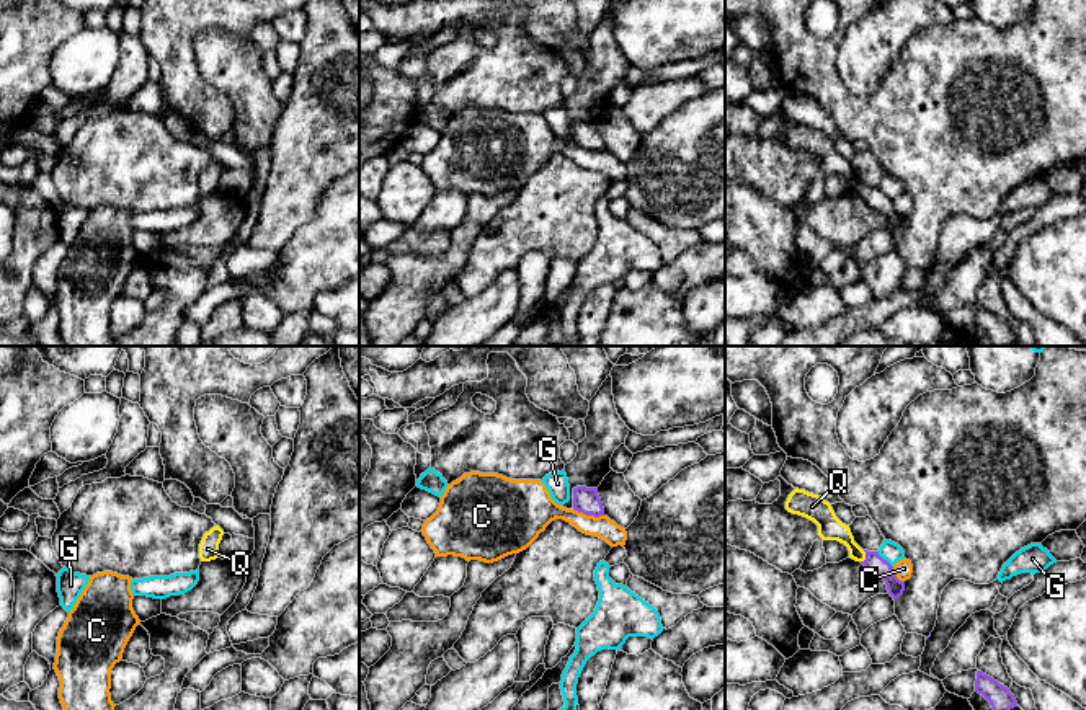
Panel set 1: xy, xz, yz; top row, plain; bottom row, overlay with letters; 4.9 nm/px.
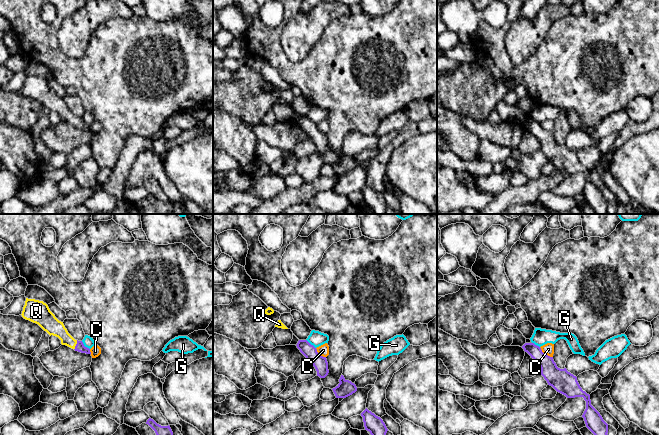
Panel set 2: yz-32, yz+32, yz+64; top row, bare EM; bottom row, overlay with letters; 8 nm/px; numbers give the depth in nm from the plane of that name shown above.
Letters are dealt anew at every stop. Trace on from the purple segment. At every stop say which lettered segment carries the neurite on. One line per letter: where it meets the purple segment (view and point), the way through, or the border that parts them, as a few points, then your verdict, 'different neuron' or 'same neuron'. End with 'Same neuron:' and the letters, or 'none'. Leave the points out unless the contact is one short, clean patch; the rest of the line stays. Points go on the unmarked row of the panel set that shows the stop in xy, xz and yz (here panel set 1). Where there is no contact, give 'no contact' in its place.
C: contact xz (588, 149); border xz (574, 142), (587, 149), (603, 150); different neuron
G: contact yz (885, 195); different neuron
Q: contact yz (866, 191); way yz (874, 198), (866, 191), (830, 162); same neuron
Same neuron: Q

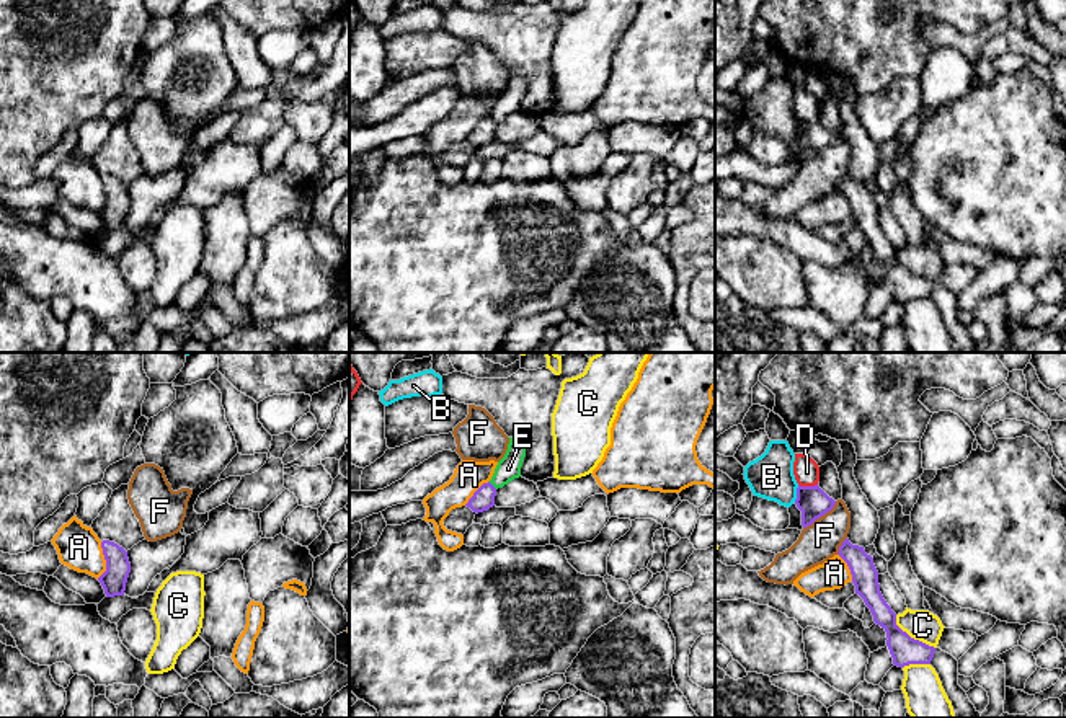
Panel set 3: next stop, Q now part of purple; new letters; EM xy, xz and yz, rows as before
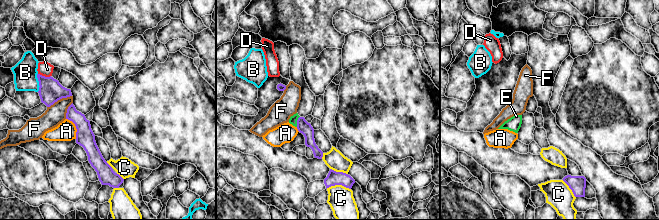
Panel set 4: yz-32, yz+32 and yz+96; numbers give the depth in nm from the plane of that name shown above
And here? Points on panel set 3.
A: contact xy (105, 193); border xy (102, 177), (105, 204), (97, 212); different neuron
B: contact yz (797, 128); border yz (799, 119), (794, 136); different neuron
C: contact yz (910, 271); border yz (895, 250), (895, 257), (903, 265), (934, 283); different neuron
D: contact yz (808, 121); border yz (799, 118), (817, 119); different neuron
E: contact xz (492, 119); border xz (488, 116), (497, 123); different neuron
F: contact yz (820, 150); border yz (836, 136), (803, 163); different neuron
Same neuron: none

